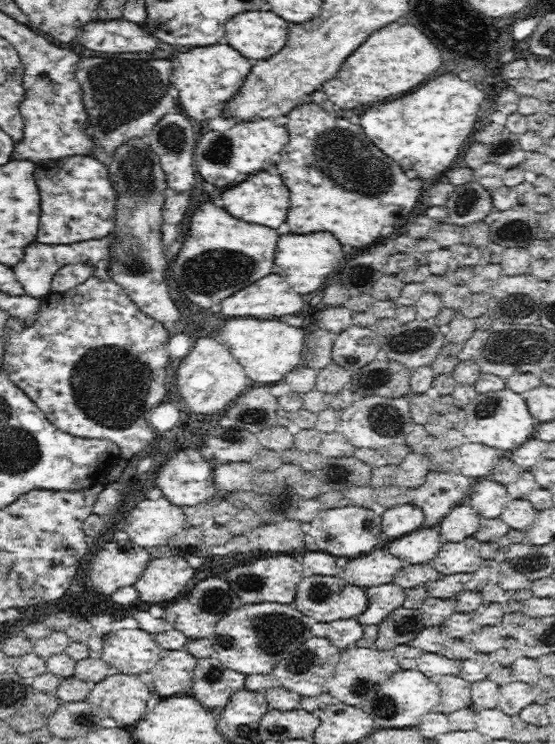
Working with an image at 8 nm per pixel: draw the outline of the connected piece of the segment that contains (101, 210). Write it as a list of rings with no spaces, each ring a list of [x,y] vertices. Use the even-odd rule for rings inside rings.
[[[88,155],[65,156],[58,160],[46,159],[36,163],[34,170],[39,194],[41,195],[41,216],[36,238],[48,245],[65,245],[109,236],[116,222],[115,206],[117,194],[109,181],[108,167]]]

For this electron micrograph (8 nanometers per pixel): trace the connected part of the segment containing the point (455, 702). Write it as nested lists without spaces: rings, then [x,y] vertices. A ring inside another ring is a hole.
[[[444,675],[434,676],[434,683],[441,692],[436,711],[449,715],[461,708],[472,707],[471,684],[468,681],[458,676]]]

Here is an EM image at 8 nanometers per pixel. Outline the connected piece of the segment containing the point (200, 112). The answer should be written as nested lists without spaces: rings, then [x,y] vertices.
[[[214,44],[204,48],[196,46],[188,52],[182,52],[178,56],[178,66],[173,68],[176,79],[172,84],[179,90],[179,105],[186,111],[187,116],[198,121],[207,122],[214,117],[227,118],[223,112],[224,104],[240,90],[252,65],[248,58],[240,56],[238,50],[228,44]]]

